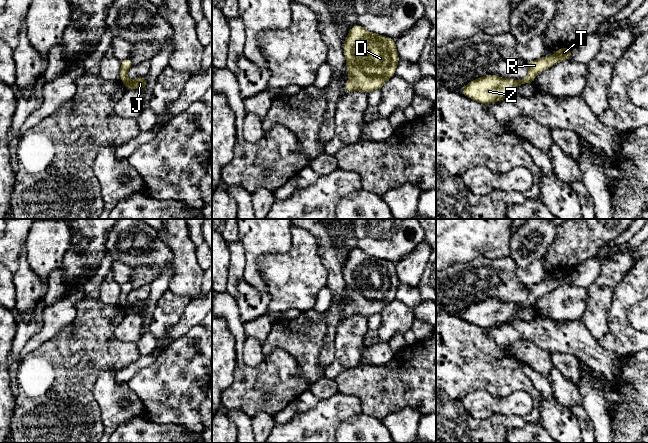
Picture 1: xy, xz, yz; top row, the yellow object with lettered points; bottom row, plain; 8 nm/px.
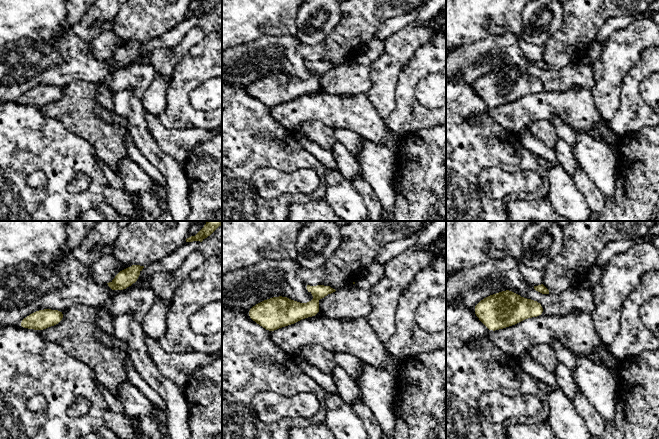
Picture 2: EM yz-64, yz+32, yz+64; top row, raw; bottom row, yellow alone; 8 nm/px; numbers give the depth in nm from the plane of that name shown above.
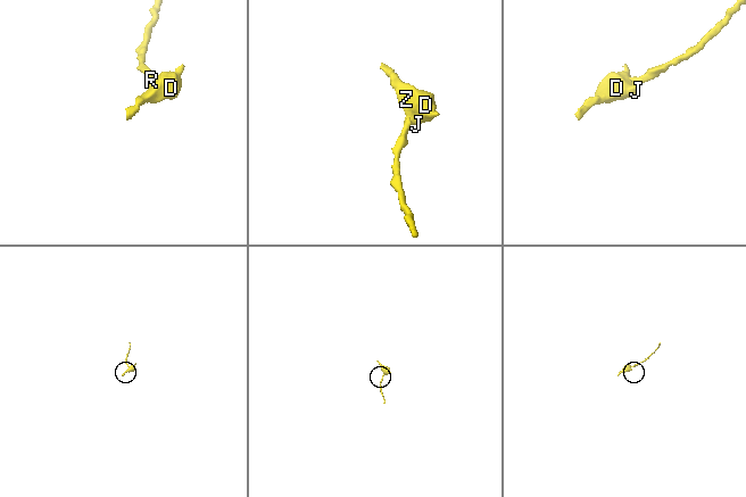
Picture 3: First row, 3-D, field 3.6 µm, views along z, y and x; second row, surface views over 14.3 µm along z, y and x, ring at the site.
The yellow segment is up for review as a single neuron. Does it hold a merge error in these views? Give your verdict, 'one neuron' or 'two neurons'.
one neuron

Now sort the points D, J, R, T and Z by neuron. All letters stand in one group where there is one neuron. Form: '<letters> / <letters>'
D J R T Z

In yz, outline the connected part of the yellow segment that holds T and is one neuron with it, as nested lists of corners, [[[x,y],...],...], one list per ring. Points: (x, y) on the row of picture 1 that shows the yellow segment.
[[[561,47],[551,56],[543,56],[534,61],[526,61],[528,75],[515,80],[501,78],[496,74],[488,74],[468,82],[461,94],[486,106],[506,99],[517,86],[534,83],[534,78],[544,70],[571,58],[572,48]]]

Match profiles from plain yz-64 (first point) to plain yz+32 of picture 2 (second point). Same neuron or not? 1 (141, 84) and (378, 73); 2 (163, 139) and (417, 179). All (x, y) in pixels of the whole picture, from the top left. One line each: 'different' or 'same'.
1: different
2: different

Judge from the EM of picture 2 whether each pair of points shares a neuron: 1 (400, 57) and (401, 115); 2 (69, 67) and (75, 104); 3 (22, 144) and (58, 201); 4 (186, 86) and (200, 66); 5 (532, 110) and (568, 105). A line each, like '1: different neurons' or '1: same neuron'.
1: different neurons
2: different neurons
3: same neuron
4: same neuron
5: same neuron

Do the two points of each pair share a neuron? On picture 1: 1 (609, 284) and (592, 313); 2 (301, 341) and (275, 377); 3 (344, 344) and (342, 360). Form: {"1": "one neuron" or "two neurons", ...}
{"1": "one neuron", "2": "two neurons", "3": "one neuron"}

